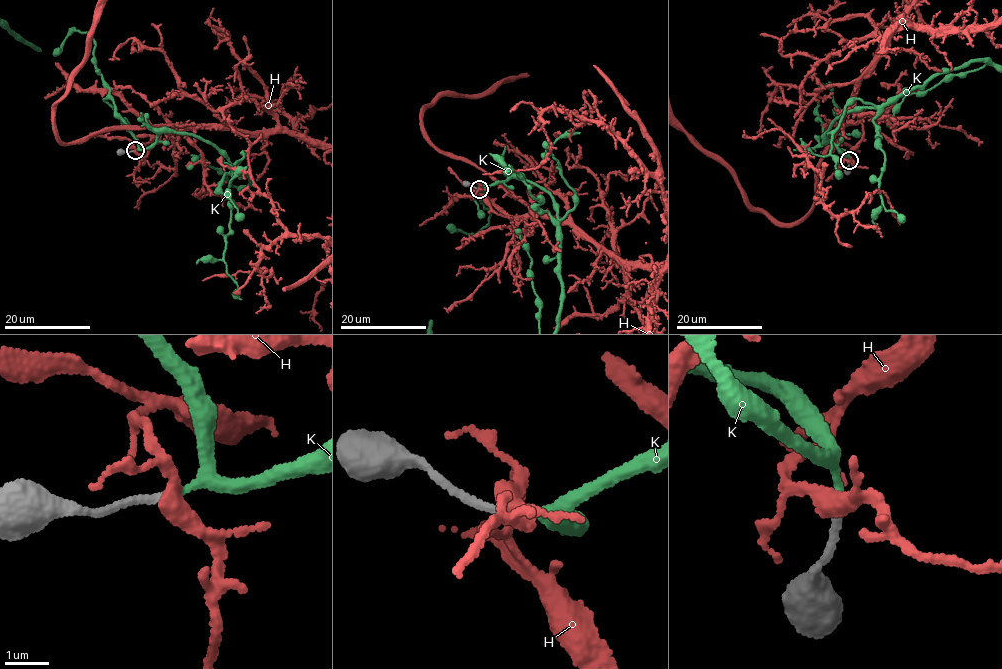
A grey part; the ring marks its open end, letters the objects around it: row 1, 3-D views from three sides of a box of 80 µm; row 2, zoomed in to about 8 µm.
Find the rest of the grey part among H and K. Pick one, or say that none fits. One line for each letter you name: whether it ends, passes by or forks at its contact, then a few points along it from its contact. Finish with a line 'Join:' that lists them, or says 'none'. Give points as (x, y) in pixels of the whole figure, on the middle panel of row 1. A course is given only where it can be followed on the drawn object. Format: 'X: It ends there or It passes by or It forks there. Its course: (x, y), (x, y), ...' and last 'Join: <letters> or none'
K: It passes by
Join: K

